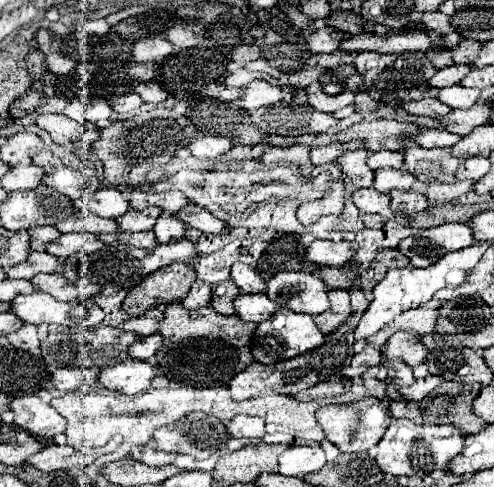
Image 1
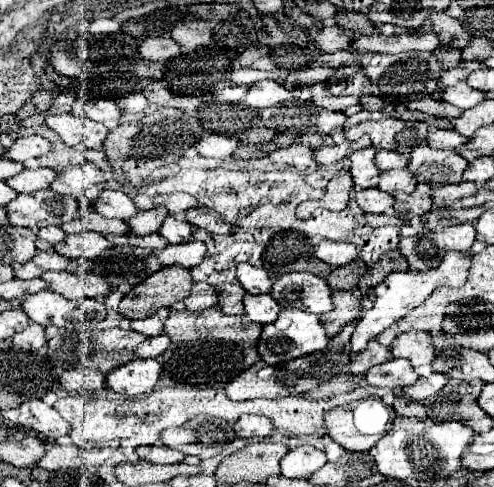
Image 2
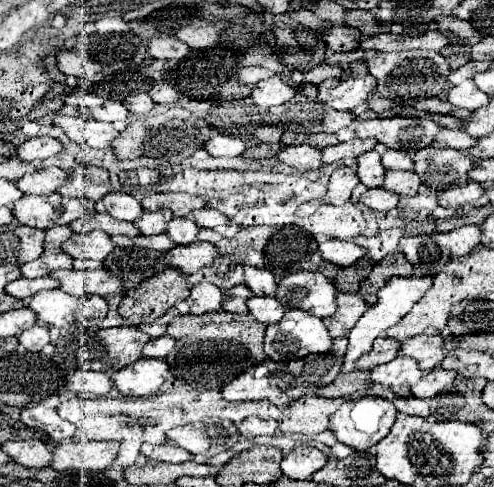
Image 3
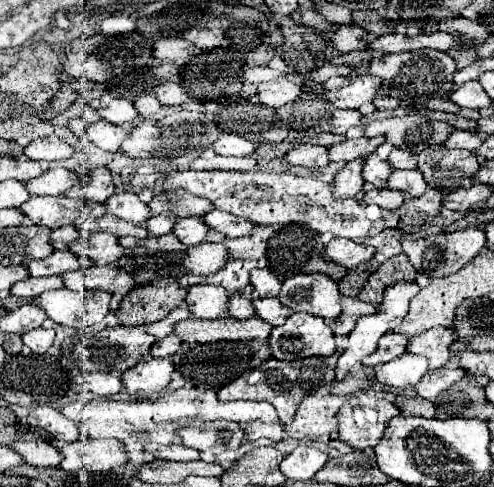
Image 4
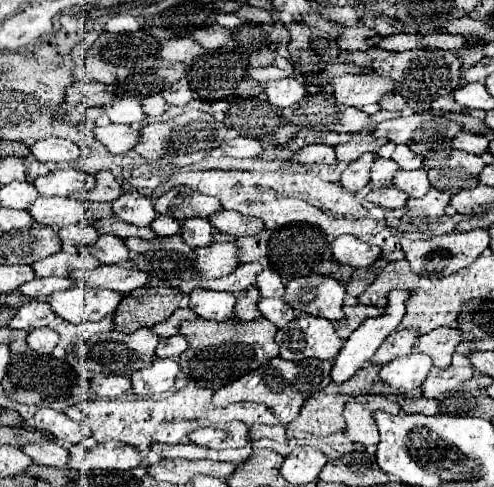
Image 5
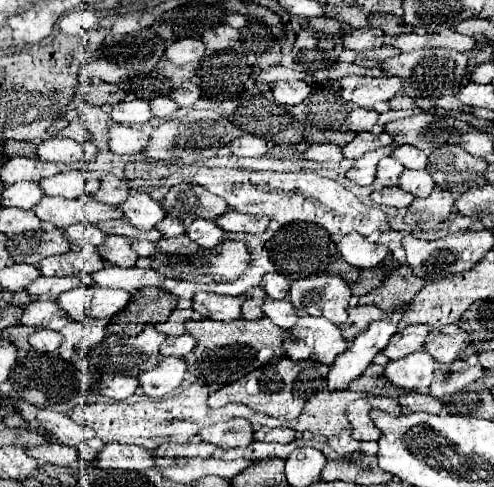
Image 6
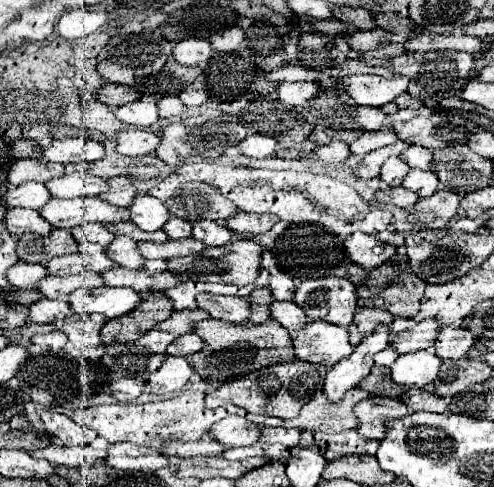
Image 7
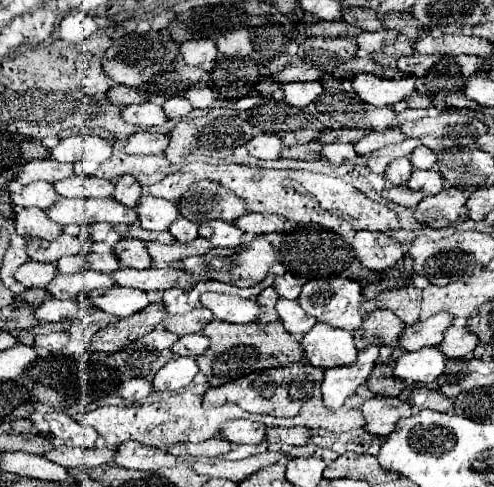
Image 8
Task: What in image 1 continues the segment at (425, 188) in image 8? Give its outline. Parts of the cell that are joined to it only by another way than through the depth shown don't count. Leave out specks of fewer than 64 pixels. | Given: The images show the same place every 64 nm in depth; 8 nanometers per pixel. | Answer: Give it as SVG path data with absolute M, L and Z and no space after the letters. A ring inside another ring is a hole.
M380 168L374 172L374 184L378 192L390 192L390 190L410 190L414 184L414 176L408 174L404 168Z

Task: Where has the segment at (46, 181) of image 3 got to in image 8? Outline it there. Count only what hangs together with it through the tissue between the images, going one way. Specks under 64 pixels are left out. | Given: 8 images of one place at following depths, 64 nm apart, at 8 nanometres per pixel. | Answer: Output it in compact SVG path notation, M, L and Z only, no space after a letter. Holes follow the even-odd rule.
M74 174L70 178L64 178L60 182L54 182L54 190L62 198L112 198L114 184L96 176L86 174Z

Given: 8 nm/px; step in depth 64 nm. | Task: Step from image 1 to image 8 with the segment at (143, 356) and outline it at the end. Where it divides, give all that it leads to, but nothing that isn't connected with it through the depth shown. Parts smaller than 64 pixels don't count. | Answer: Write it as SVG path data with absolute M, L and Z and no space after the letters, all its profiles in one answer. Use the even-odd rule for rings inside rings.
M188 334L178 338L178 342L172 346L172 352L176 356L198 356L208 348L208 338L202 334Z

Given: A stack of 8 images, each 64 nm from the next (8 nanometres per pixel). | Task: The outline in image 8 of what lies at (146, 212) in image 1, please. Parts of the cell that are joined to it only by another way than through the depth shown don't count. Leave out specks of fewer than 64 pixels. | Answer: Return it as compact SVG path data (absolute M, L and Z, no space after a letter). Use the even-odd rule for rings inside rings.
M180 218L180 220L176 220L176 224L172 224L172 228L168 228L168 232L178 242L190 242L190 240L198 238L198 224L194 224L194 222L186 220L186 218Z

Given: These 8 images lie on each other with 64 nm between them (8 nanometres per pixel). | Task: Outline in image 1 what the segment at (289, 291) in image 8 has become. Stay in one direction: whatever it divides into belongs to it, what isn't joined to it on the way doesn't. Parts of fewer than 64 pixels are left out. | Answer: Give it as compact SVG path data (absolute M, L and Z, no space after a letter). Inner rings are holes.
M242 262L232 264L230 278L236 282L240 292L264 292L264 288L266 288L264 278L252 266L242 264Z

